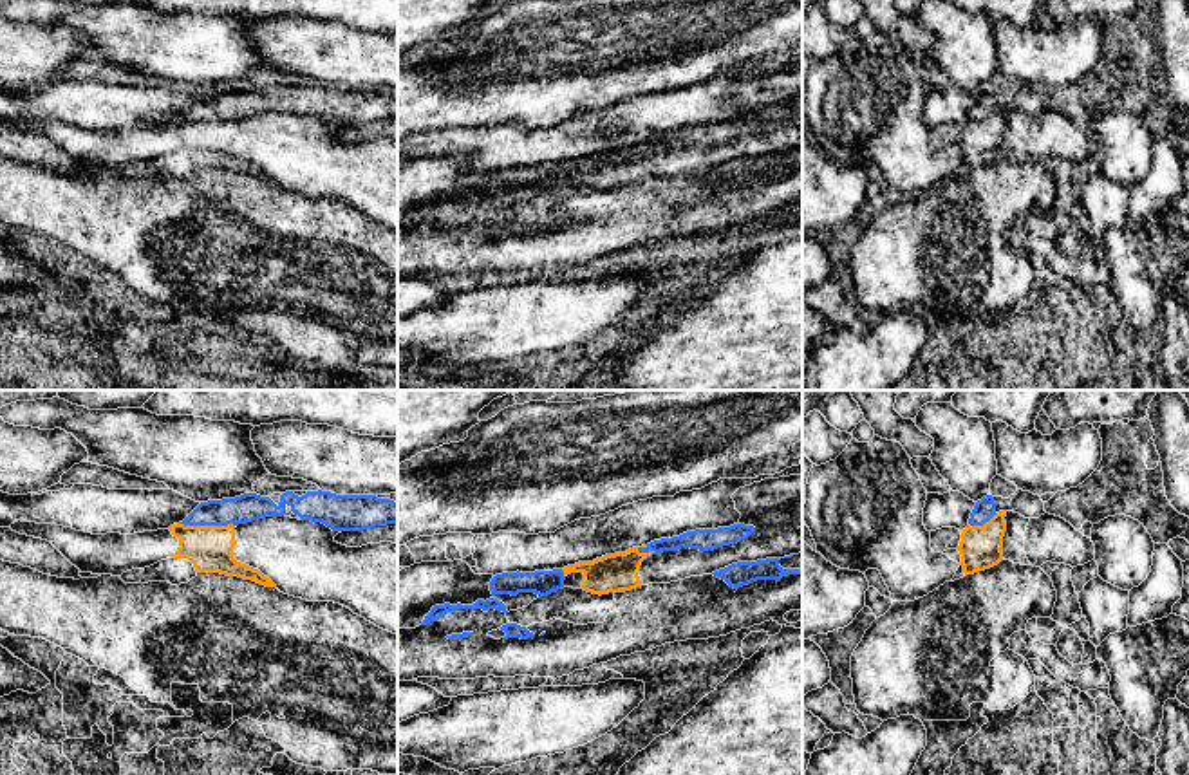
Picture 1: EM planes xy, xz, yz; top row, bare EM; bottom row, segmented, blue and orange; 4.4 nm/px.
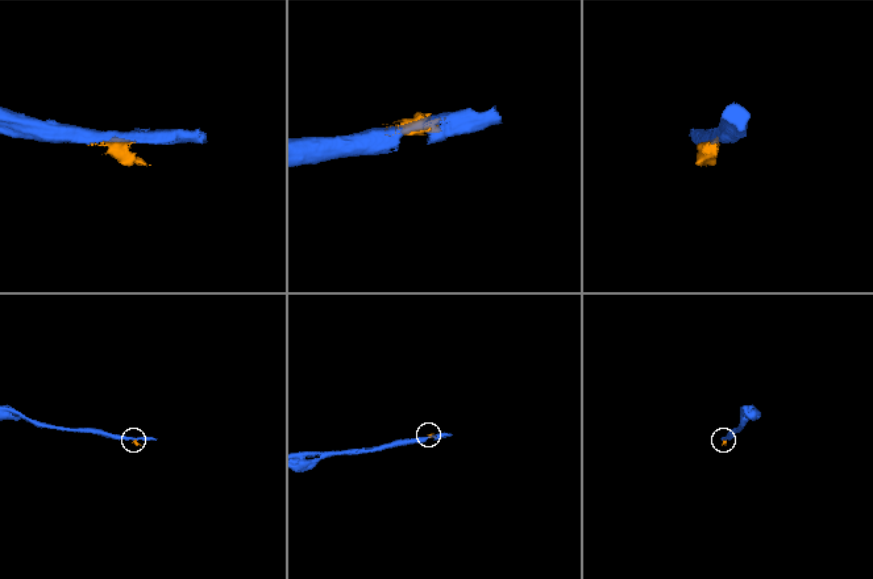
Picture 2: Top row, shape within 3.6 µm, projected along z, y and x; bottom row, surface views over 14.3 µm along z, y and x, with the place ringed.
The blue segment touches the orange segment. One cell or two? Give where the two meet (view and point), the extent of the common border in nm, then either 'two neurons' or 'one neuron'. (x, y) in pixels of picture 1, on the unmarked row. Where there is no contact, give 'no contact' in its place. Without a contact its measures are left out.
meets blue in xy at (208, 120); contact 260 nm long; two neurons

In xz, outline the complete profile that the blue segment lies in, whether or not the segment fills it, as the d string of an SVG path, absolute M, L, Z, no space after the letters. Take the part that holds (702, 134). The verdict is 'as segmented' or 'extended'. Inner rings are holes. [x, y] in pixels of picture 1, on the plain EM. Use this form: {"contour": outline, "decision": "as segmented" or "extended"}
{"contour": "M734 119L730 123L717 125L696 125L687 126L679 132L661 134L647 139L645 143L638 143L640 148L661 148L661 146L678 146L681 143L699 145L699 146L714 146L723 141L737 139L748 134L755 126L754 121Z", "decision": "as segmented"}

